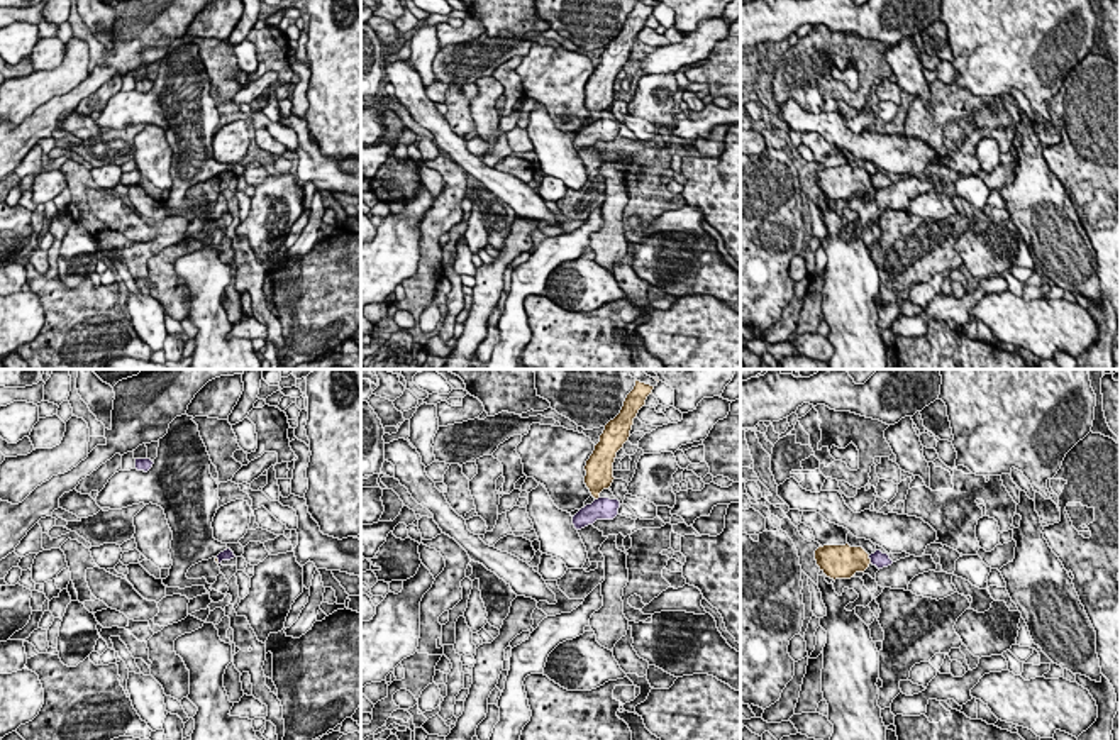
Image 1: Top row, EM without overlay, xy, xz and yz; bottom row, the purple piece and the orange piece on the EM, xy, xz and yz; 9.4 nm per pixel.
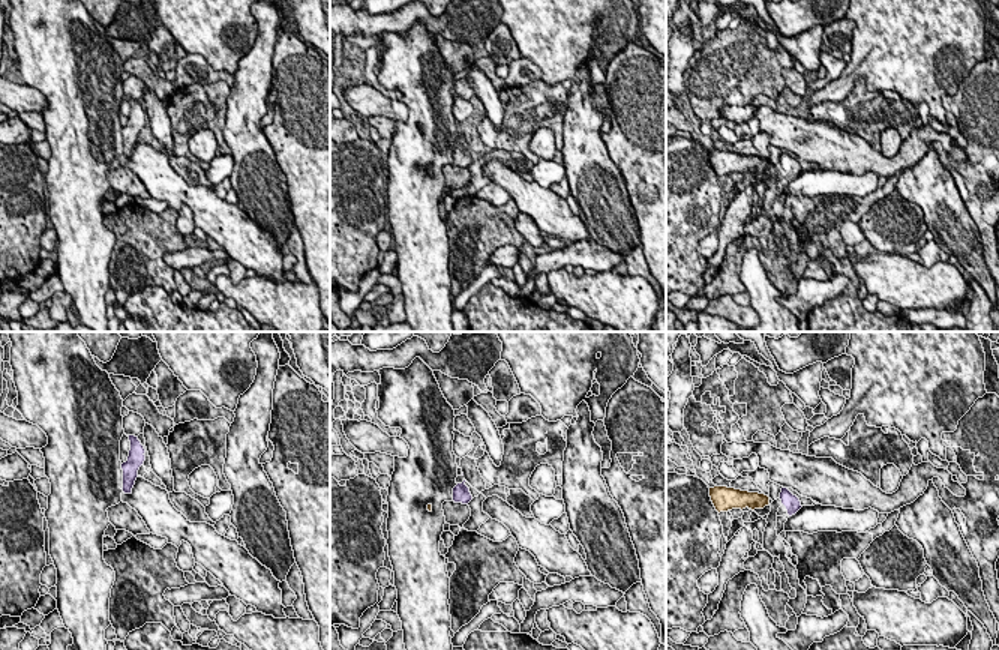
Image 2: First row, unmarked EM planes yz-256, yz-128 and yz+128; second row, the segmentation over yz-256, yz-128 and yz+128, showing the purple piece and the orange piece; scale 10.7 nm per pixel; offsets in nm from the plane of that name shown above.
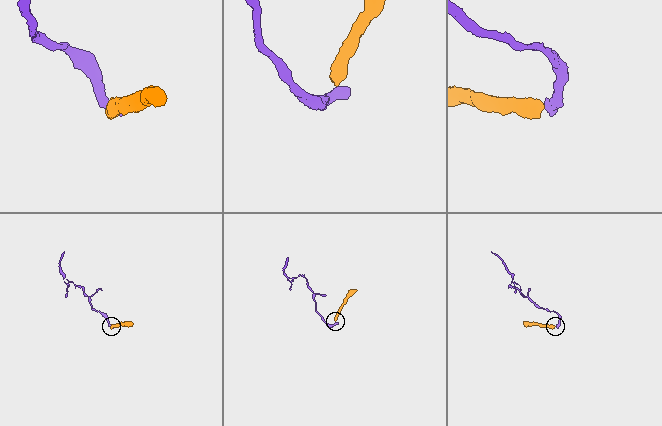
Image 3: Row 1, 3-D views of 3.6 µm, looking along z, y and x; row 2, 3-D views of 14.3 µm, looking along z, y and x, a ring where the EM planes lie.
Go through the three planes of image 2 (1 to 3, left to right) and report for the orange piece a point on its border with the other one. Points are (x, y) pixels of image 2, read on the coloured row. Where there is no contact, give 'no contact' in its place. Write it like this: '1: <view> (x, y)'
1: no contact
2: no contact
3: no contact

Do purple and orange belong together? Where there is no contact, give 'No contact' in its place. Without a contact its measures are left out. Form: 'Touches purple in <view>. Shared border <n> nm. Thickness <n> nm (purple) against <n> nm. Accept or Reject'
Touches purple in yz. Shared border 90 nm. Thickness 140 nm (purple) against 320 nm. Reject

